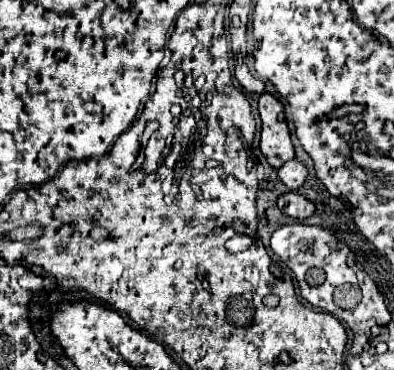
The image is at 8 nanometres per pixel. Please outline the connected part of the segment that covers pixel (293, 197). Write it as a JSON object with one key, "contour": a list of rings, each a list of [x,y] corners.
{"contour":[[[284,193],[278,197],[278,207],[282,213],[294,219],[308,219],[314,213],[314,203],[298,193]]]}

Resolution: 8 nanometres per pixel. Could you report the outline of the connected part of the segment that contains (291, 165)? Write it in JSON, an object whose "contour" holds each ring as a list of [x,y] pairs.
{"contour":[[[292,159],[278,169],[278,179],[292,191],[296,191],[304,183],[306,175],[308,175],[308,169],[298,159]]]}

